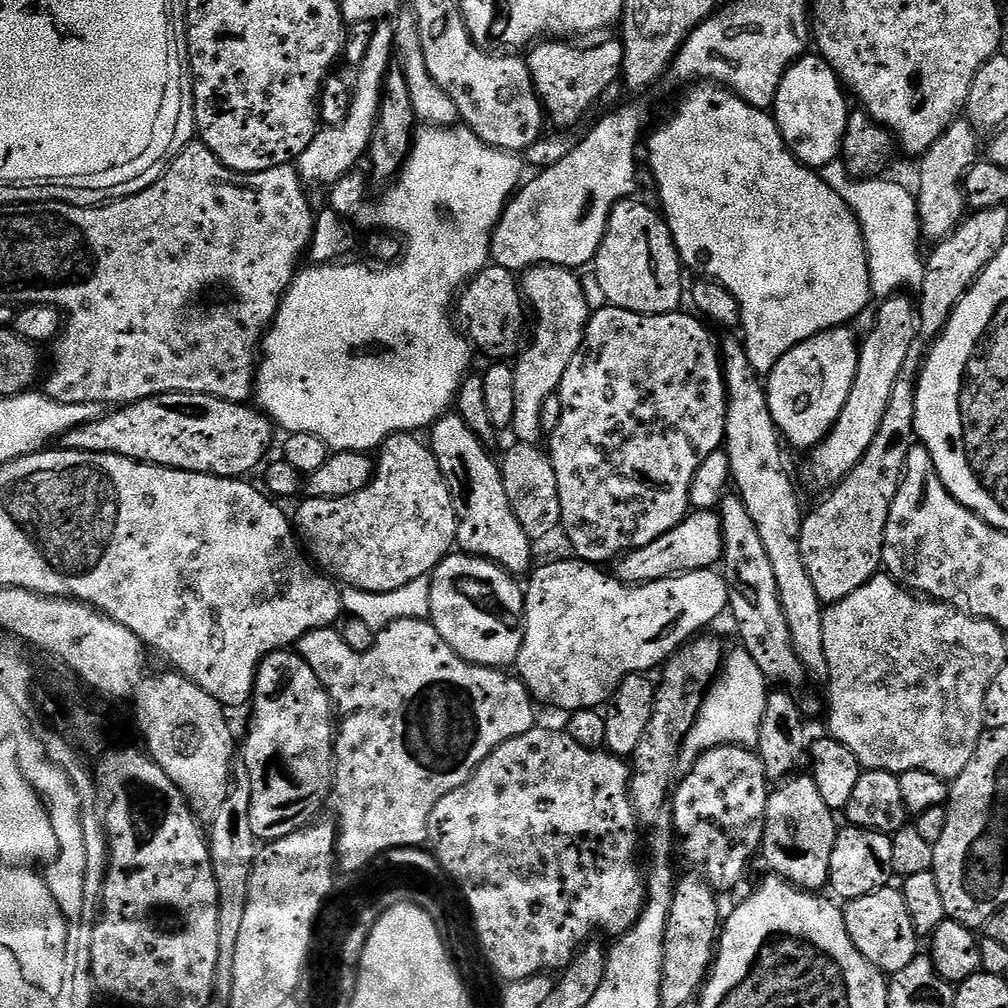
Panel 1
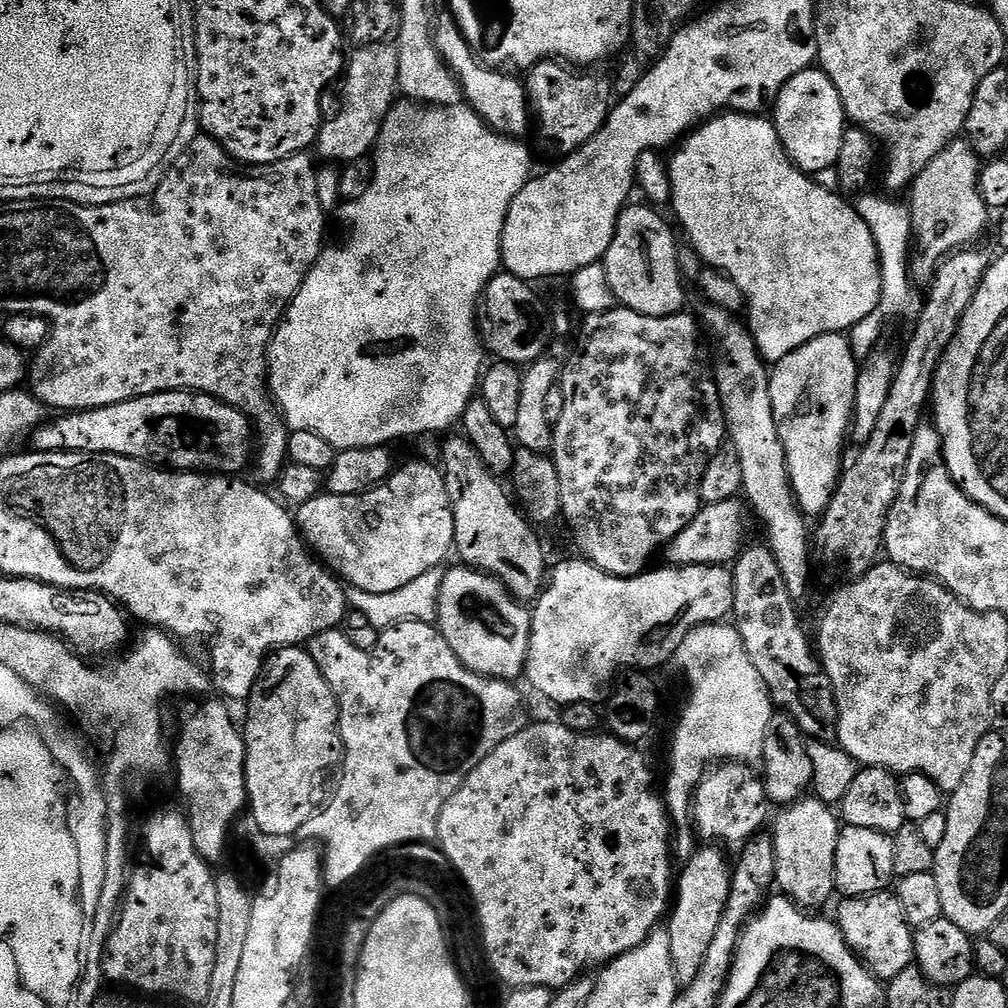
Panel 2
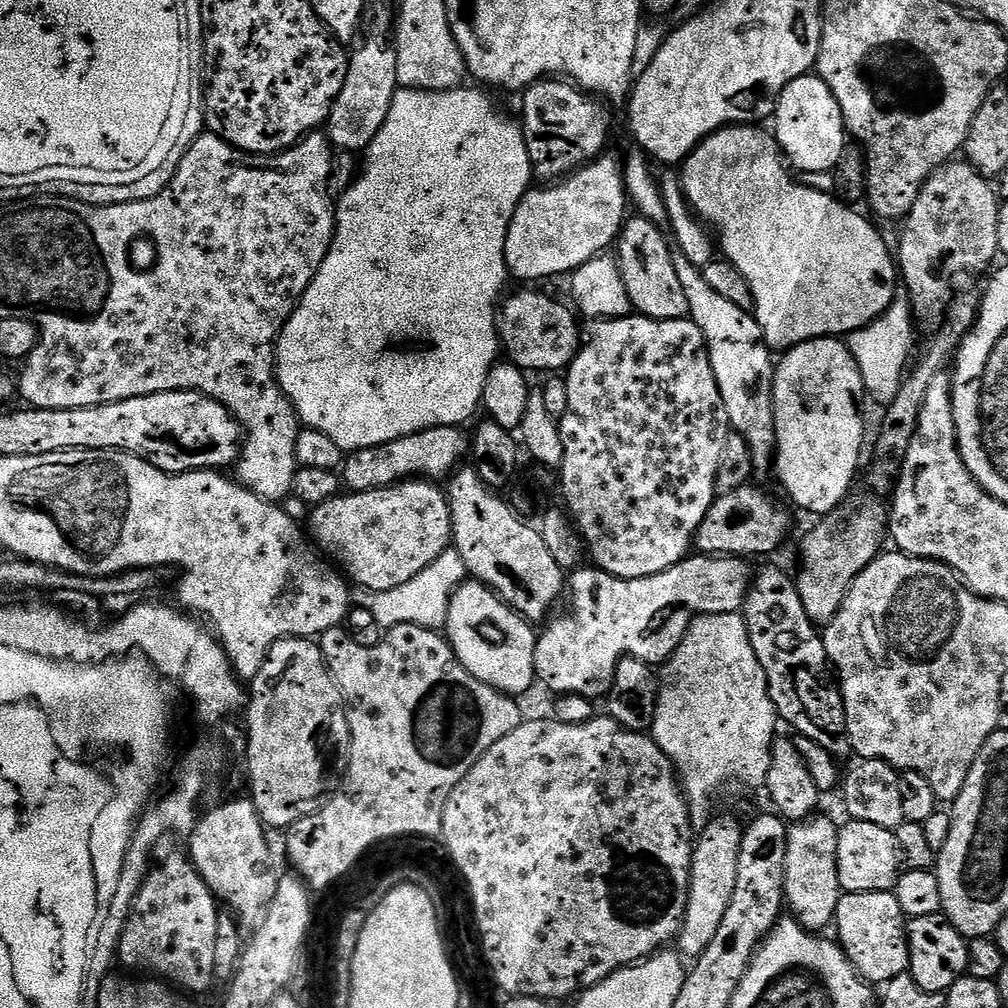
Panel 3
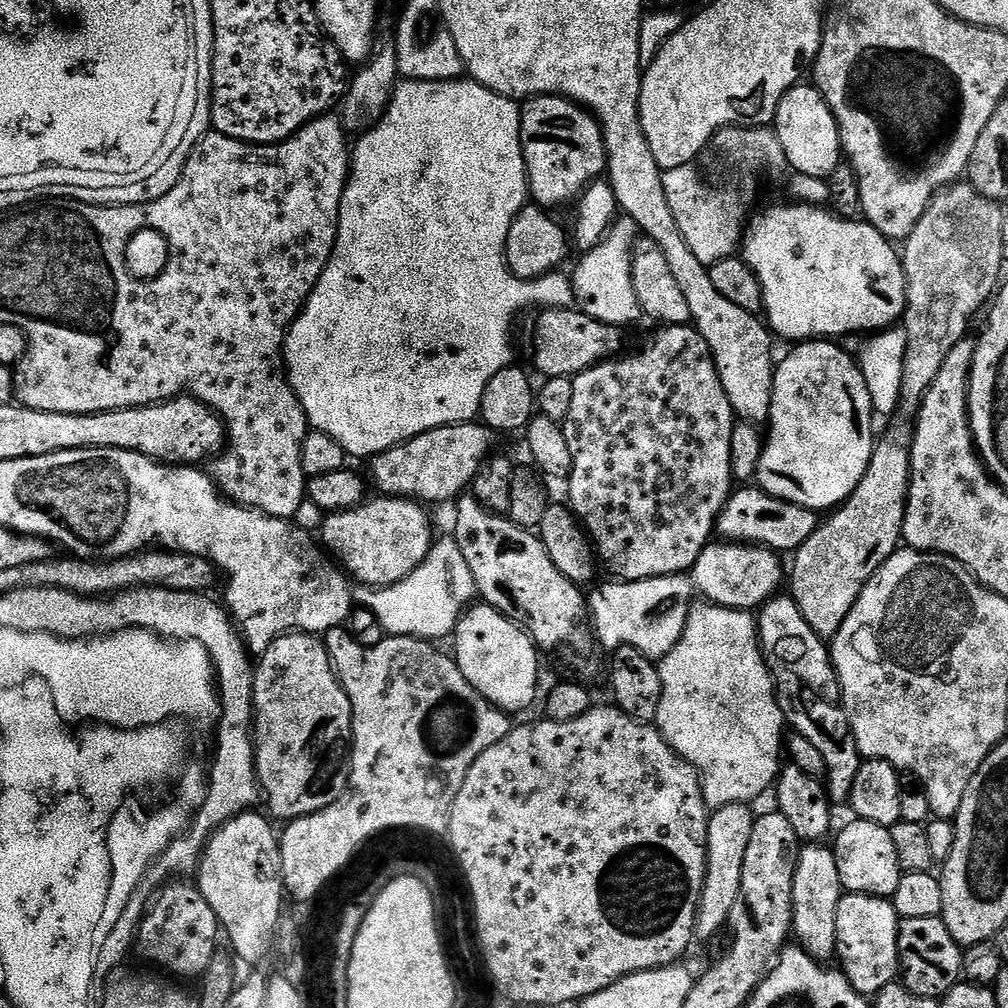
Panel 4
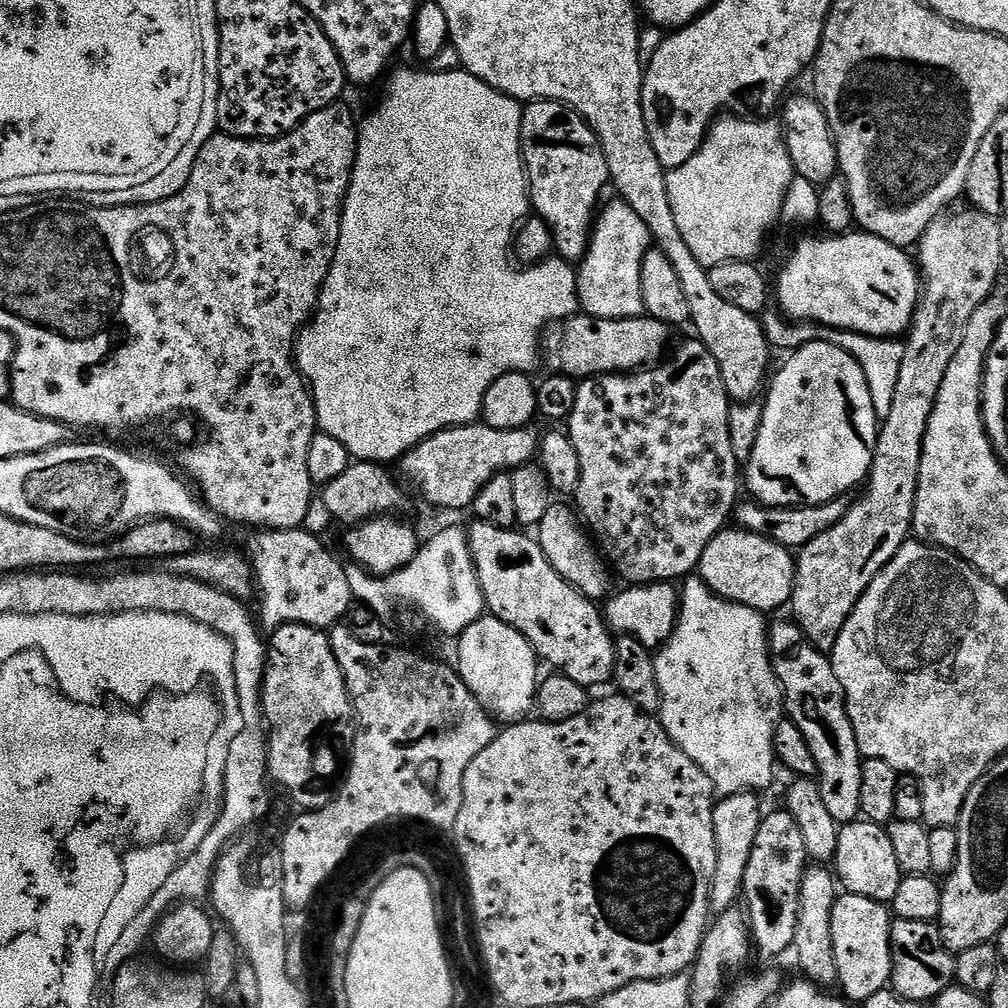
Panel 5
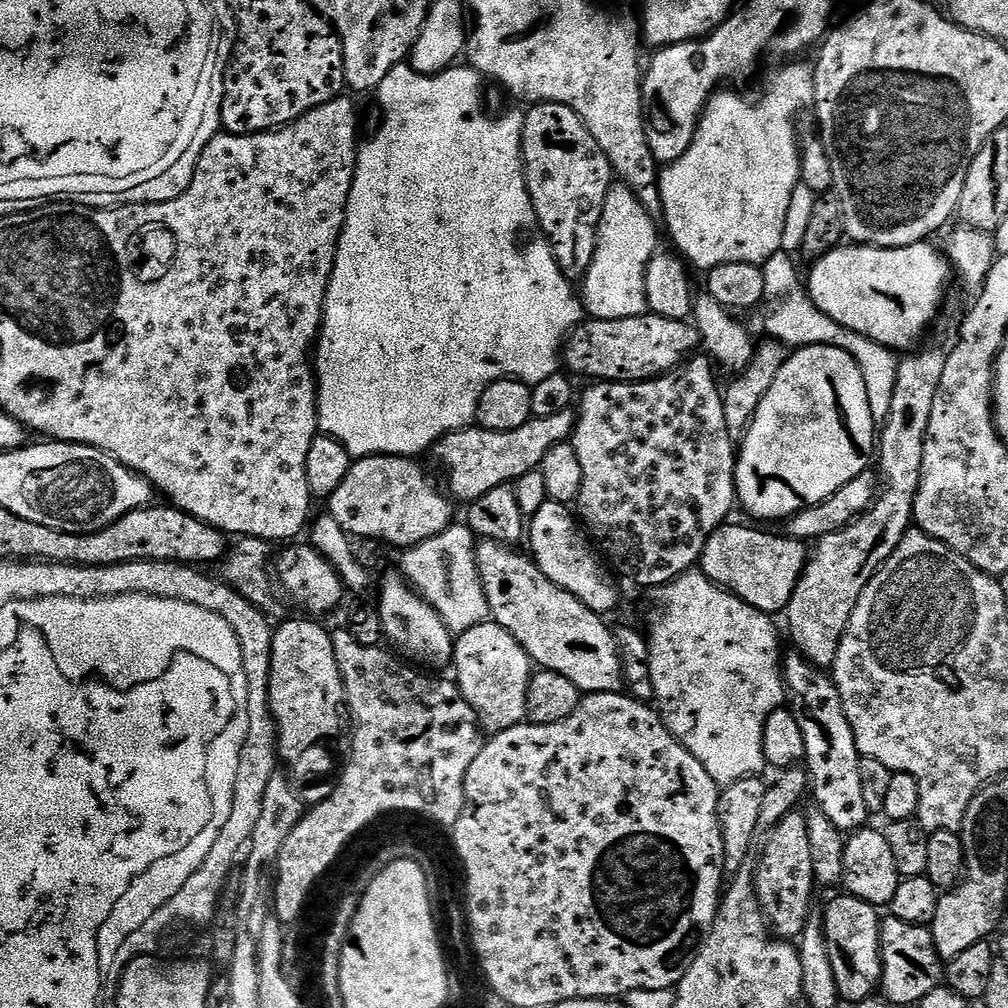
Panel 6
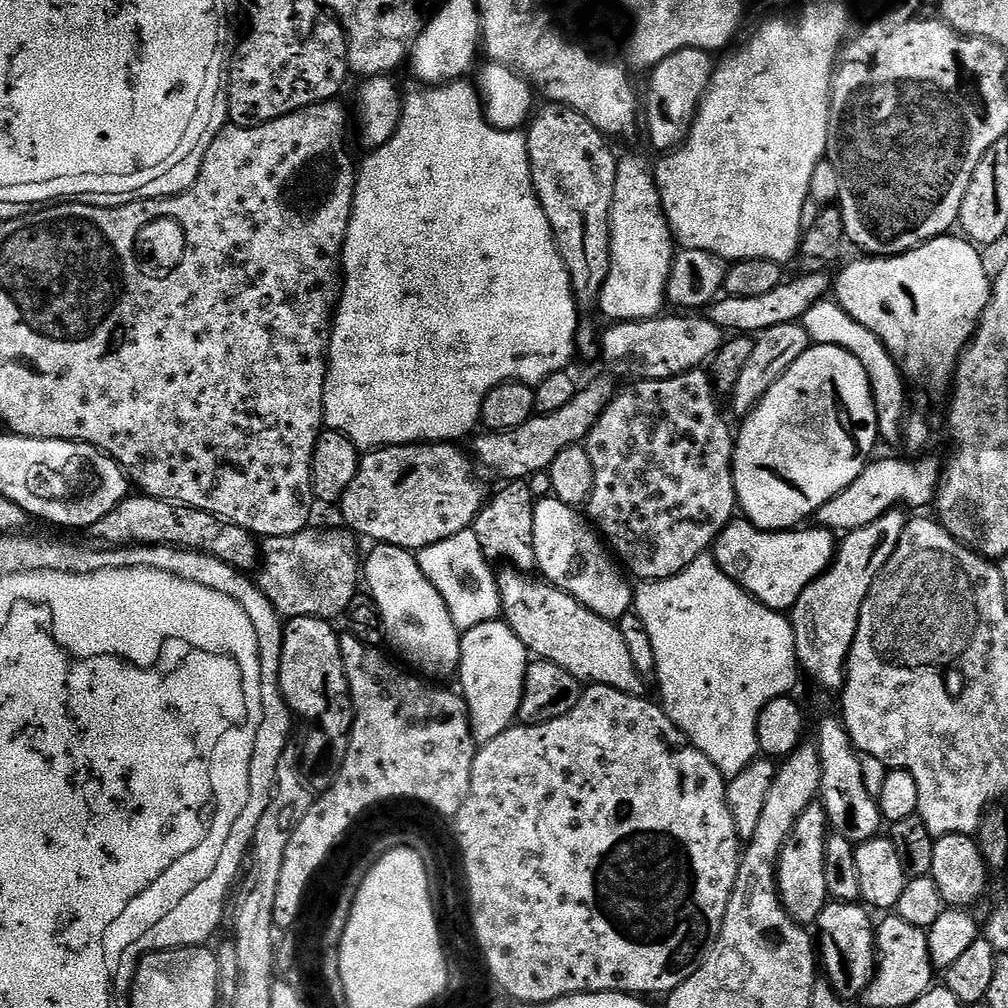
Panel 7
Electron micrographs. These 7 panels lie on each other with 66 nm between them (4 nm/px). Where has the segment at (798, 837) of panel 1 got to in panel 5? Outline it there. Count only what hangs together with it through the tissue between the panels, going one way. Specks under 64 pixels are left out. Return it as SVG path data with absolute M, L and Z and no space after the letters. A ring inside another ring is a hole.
M809 866L802 878L798 926L794 930L792 948L800 963L803 979L809 980L817 988L832 990L837 987L838 966L834 963L834 930L830 930L830 918L834 914L838 880L833 869L828 866Z

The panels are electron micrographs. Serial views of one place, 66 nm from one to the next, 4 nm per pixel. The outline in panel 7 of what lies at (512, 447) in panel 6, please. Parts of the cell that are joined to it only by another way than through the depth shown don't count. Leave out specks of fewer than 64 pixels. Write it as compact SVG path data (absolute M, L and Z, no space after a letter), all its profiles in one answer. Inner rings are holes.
M600 376L597 380L590 381L585 388L583 385L577 391L576 396L570 398L570 402L562 406L562 410L554 410L554 414L531 416L529 420L522 422L522 426L514 430L485 431L484 436L477 435L475 437L475 440L477 439L476 452L474 451L475 463L481 469L484 467L486 471L501 476L501 481L504 482L527 481L532 478L528 476L534 475L535 472L547 473L552 467L554 458L558 458L562 450L575 448L587 441L590 430L594 430L598 418L606 410L606 406L617 391L618 385L610 377Z

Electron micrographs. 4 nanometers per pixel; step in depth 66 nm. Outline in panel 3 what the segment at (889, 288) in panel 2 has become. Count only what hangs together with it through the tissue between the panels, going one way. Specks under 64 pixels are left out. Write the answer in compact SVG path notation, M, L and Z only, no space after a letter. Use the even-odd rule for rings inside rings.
M897 298L874 322L847 333L846 343L856 360L867 399L872 399L874 403L880 404L879 406L894 402L913 359L912 347L916 344L916 331L918 328L914 323L911 304L907 299Z

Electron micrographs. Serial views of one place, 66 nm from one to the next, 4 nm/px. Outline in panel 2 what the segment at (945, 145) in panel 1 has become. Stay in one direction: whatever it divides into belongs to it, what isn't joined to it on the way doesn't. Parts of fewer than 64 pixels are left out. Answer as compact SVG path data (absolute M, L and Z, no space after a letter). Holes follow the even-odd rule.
M957 138L918 174L910 189L912 214L912 251L910 267L916 282L931 281L936 269L948 256L957 250L975 245L984 231L989 231L990 210L980 193L981 157L967 139Z

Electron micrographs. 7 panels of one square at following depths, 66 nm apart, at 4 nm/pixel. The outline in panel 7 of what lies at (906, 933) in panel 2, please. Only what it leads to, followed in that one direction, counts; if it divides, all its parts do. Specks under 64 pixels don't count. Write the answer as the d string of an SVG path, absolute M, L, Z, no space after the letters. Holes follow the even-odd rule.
M829 902L818 921L819 963L828 983L845 1002L859 1001L876 973L876 929L868 913L860 902Z

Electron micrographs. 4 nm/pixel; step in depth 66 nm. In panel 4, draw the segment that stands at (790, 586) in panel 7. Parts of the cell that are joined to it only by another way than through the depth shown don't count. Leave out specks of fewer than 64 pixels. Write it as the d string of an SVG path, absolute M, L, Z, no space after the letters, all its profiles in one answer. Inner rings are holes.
M710 542L698 554L698 562L690 570L692 584L701 592L703 599L710 604L717 604L723 608L738 608L741 610L759 609L767 600L772 599L781 591L780 583L785 583L786 568L780 565L781 557L770 548L763 548L761 544L734 544L731 542Z

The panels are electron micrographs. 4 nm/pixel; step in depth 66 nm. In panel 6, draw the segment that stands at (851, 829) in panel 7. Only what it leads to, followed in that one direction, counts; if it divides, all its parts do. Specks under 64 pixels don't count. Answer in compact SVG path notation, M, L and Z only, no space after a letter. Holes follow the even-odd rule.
M792 650L789 651L788 656L785 655L782 660L782 667L784 669L784 682L786 685L786 700L792 709L794 718L798 718L798 726L802 726L802 738L804 739L804 760L806 761L806 771L810 777L810 792L814 797L816 795L816 800L818 803L819 811L826 814L826 818L830 818L830 822L834 822L834 826L838 826L838 830L845 834L853 834L860 829L864 828L865 825L869 823L868 818L870 818L870 811L866 806L865 796L862 795L862 774L860 773L860 762L861 755L858 750L858 746L854 742L854 730L850 730L850 722L846 718L846 710L842 706L842 698L838 694L836 689L836 683L832 680L831 675L823 668L815 668L815 666L808 661L804 656L801 656L799 652Z

